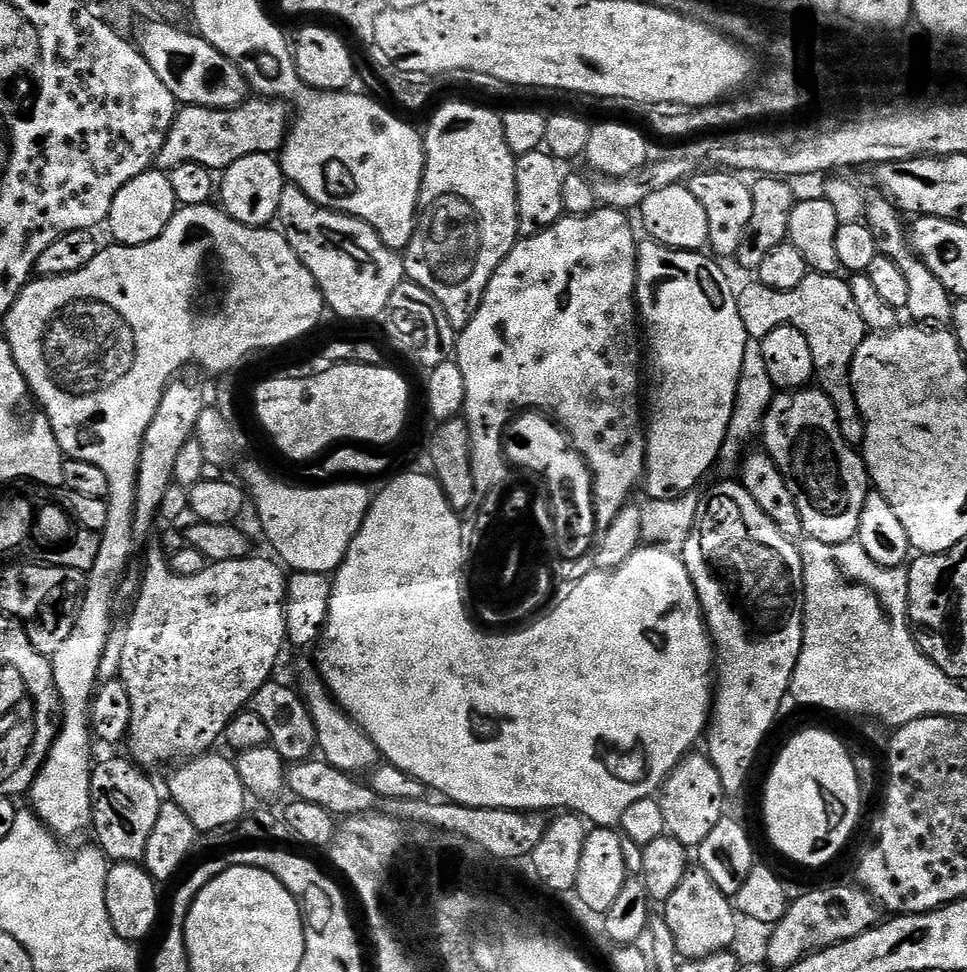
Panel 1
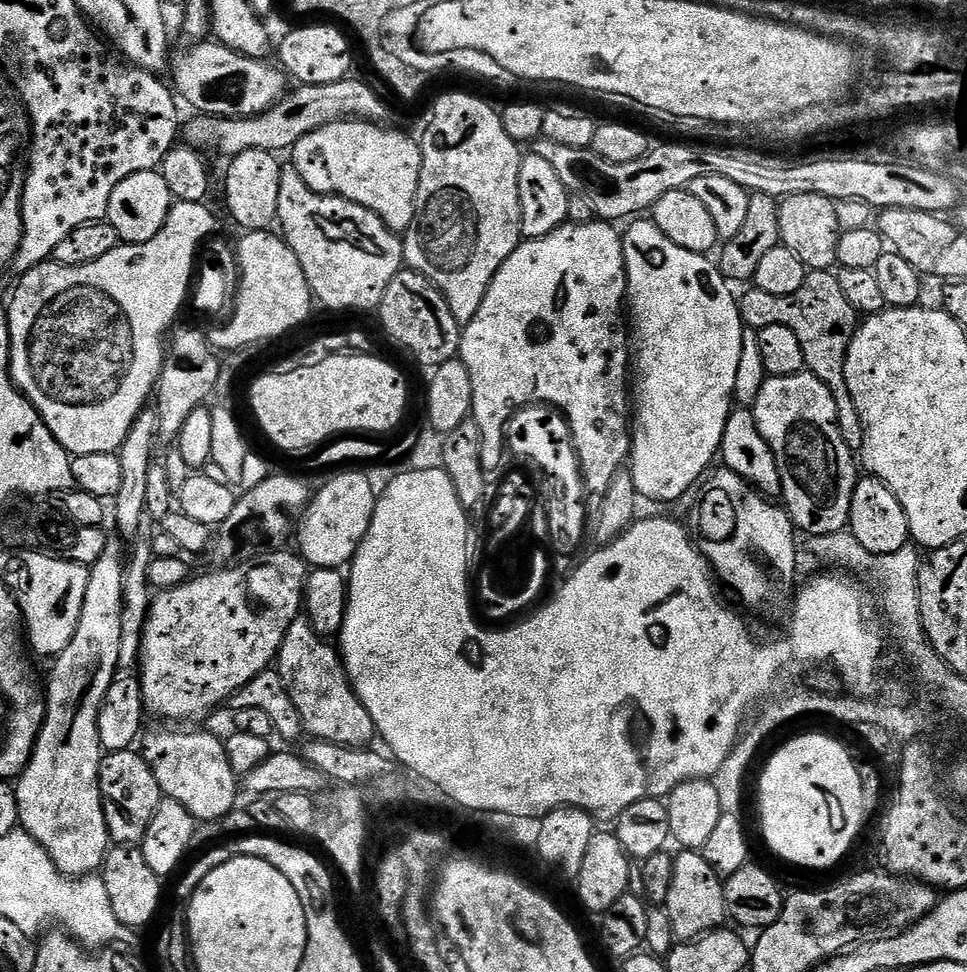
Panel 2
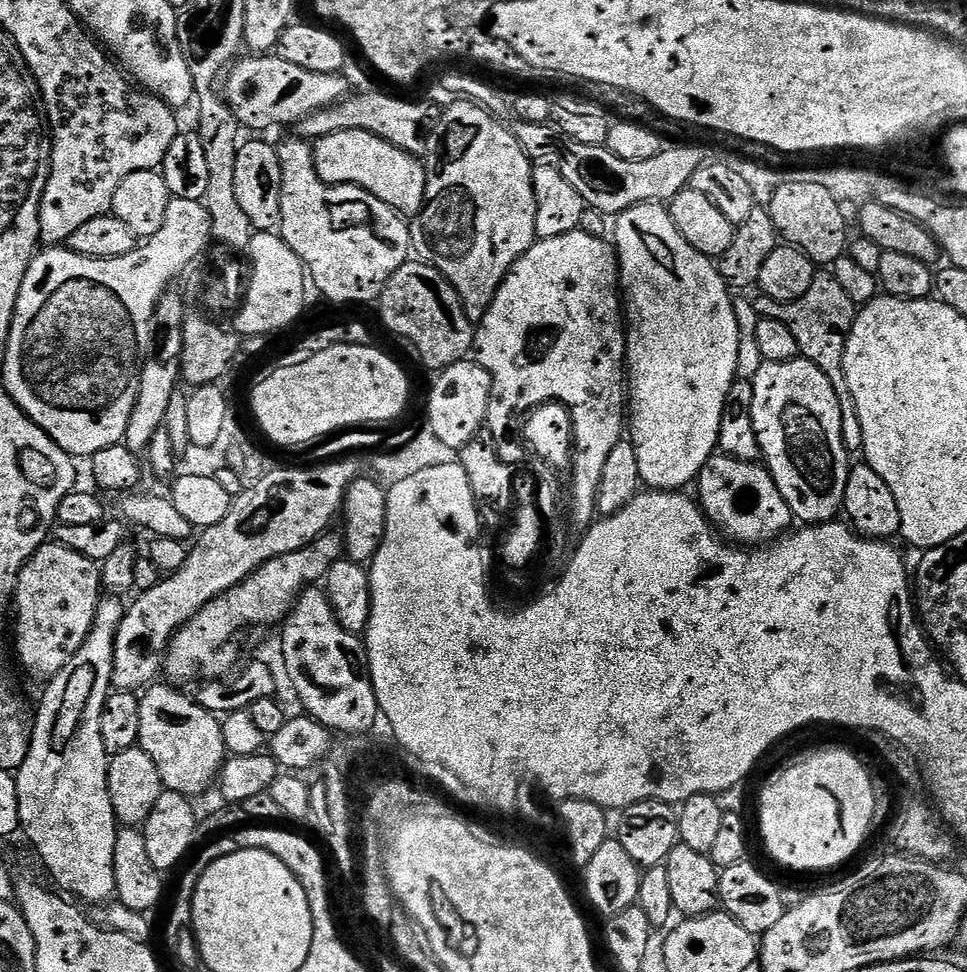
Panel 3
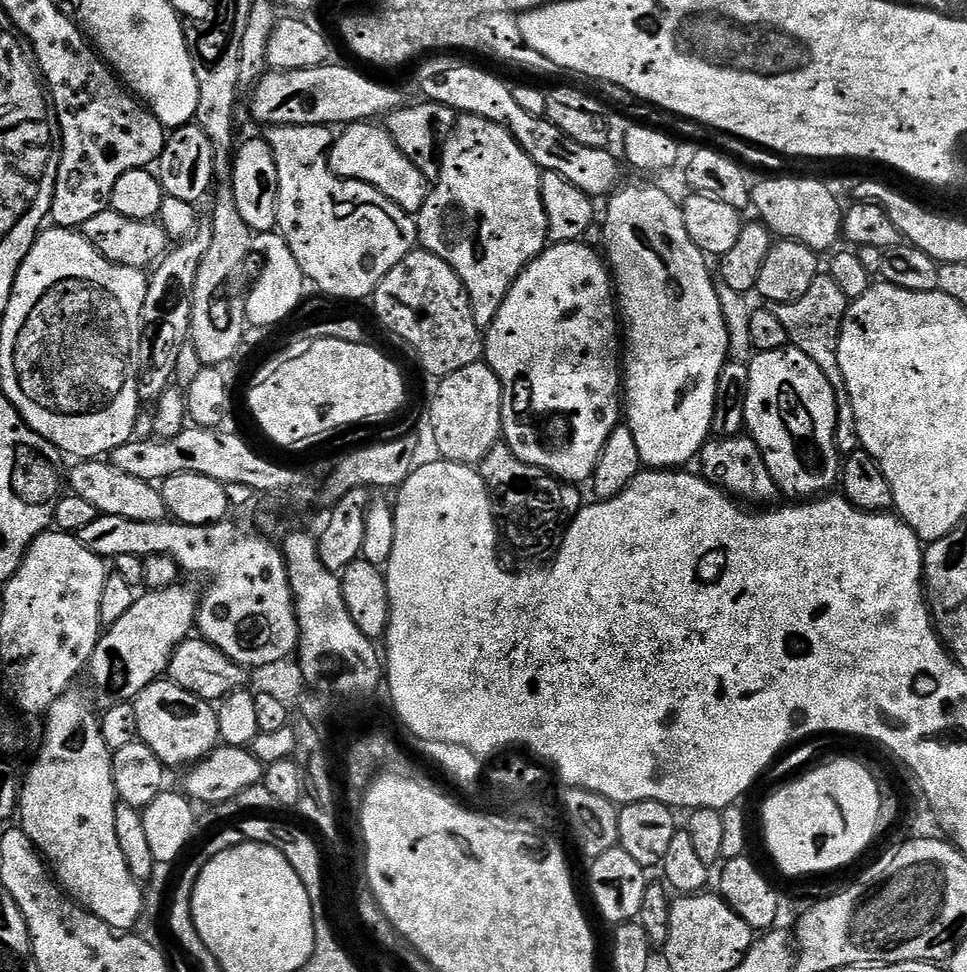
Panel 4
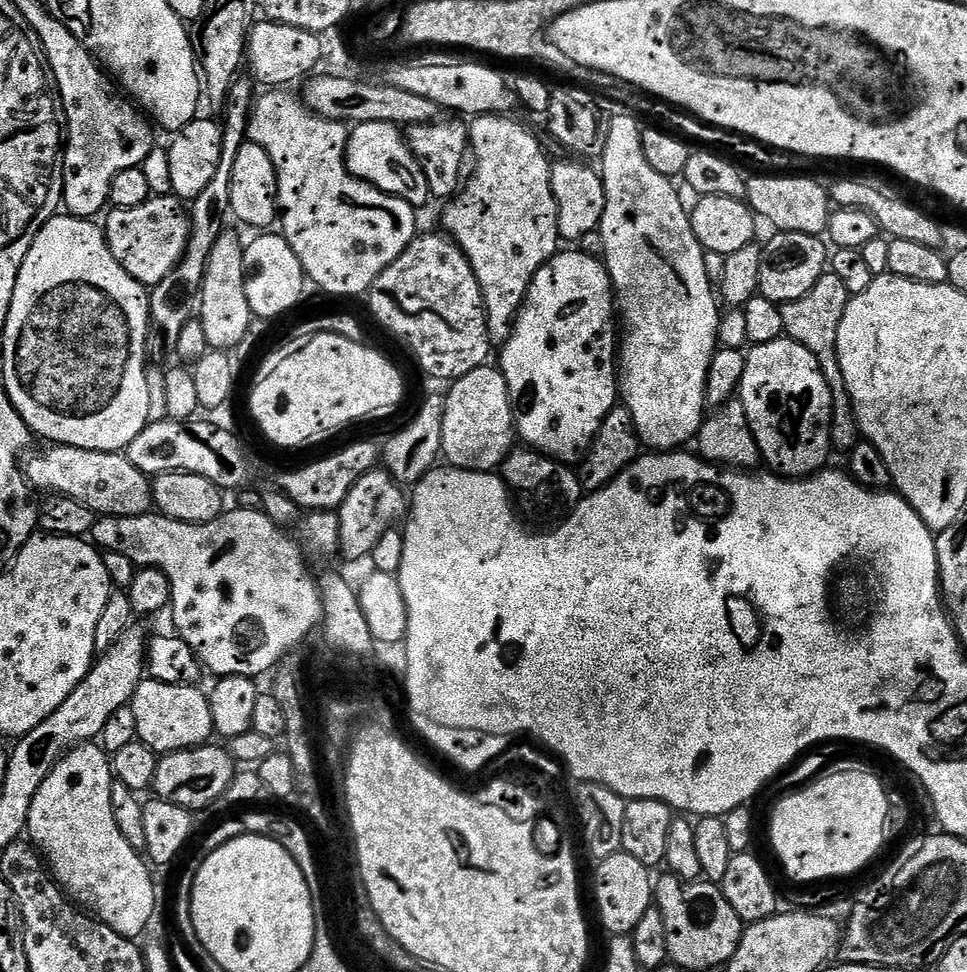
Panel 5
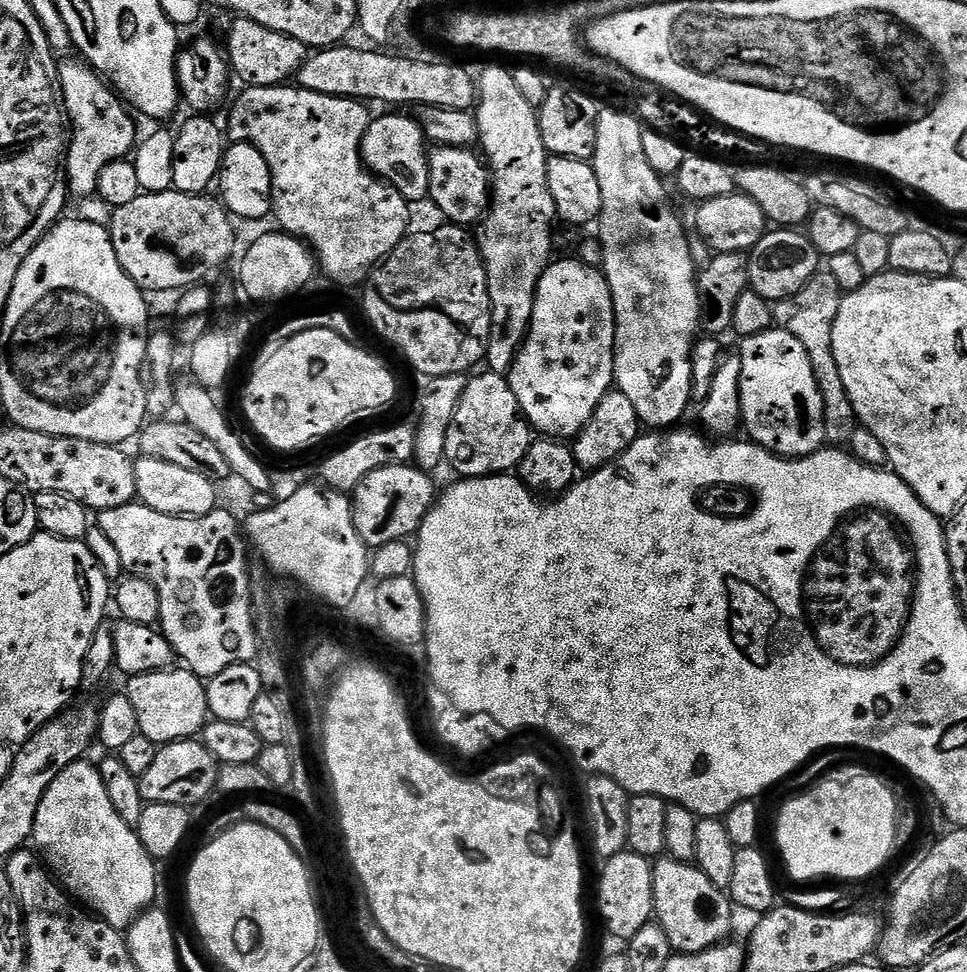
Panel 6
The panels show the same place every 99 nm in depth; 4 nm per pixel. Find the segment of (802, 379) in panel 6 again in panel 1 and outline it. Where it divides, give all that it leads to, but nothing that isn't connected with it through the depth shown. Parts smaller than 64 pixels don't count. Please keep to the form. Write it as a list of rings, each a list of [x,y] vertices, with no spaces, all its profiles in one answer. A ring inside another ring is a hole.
[[[816,386],[801,388],[799,392],[773,395],[772,405],[764,415],[763,434],[763,447],[778,466],[782,478],[786,478],[790,494],[794,494],[794,503],[798,506],[798,514],[802,514],[805,533],[809,537],[812,535],[820,546],[856,540],[858,518],[862,518],[862,506],[870,491],[868,465],[863,455],[842,438],[830,398],[826,398],[826,394]]]

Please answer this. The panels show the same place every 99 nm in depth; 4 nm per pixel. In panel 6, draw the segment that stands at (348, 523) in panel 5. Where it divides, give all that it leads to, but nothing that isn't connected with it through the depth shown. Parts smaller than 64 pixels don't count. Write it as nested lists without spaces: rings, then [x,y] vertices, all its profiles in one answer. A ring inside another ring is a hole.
[[[411,463],[382,466],[382,470],[374,470],[351,493],[352,517],[354,530],[358,530],[358,538],[370,550],[386,546],[386,542],[408,540],[419,532],[426,514],[438,499],[438,487],[433,477]]]

